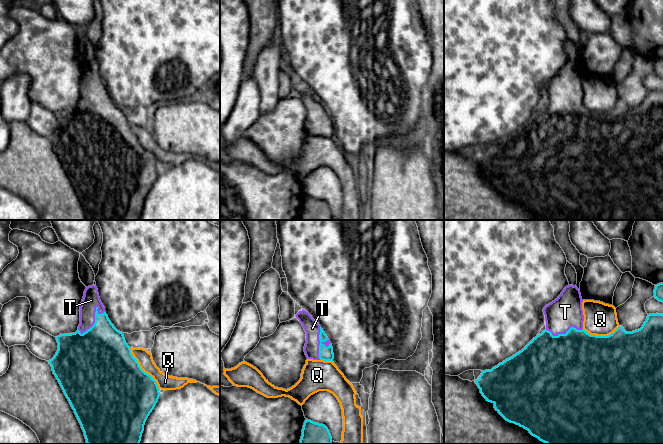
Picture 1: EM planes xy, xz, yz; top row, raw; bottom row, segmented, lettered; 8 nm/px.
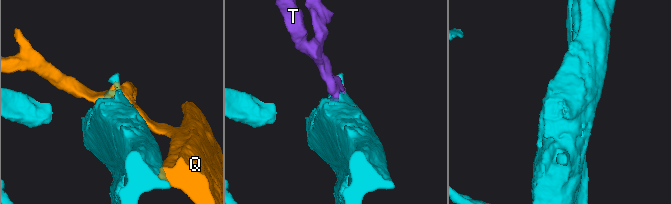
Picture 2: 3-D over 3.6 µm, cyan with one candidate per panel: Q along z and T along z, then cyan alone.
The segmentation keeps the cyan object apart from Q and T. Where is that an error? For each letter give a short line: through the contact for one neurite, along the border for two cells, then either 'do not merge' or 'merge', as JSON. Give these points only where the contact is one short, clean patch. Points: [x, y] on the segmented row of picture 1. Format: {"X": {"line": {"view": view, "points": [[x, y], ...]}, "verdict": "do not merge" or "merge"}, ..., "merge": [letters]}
{"Q": {"verdict": "do not merge"}, "T": {"line": {"view": "xz", "points": [[325, 353], [320, 348], [320, 343], [316, 339], [312, 328]]}, "verdict": "merge"}, "merge": ["T"]}

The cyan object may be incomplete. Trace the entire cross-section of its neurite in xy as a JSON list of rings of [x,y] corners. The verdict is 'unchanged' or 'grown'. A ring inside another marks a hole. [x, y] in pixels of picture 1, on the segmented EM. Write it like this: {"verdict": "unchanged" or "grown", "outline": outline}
{"verdict": "grown", "outline": [[[95,285],[84,291],[78,330],[61,334],[56,340],[58,350],[48,362],[74,410],[86,443],[139,444],[145,422],[158,402],[159,388],[133,357],[123,333],[109,320]]]}

